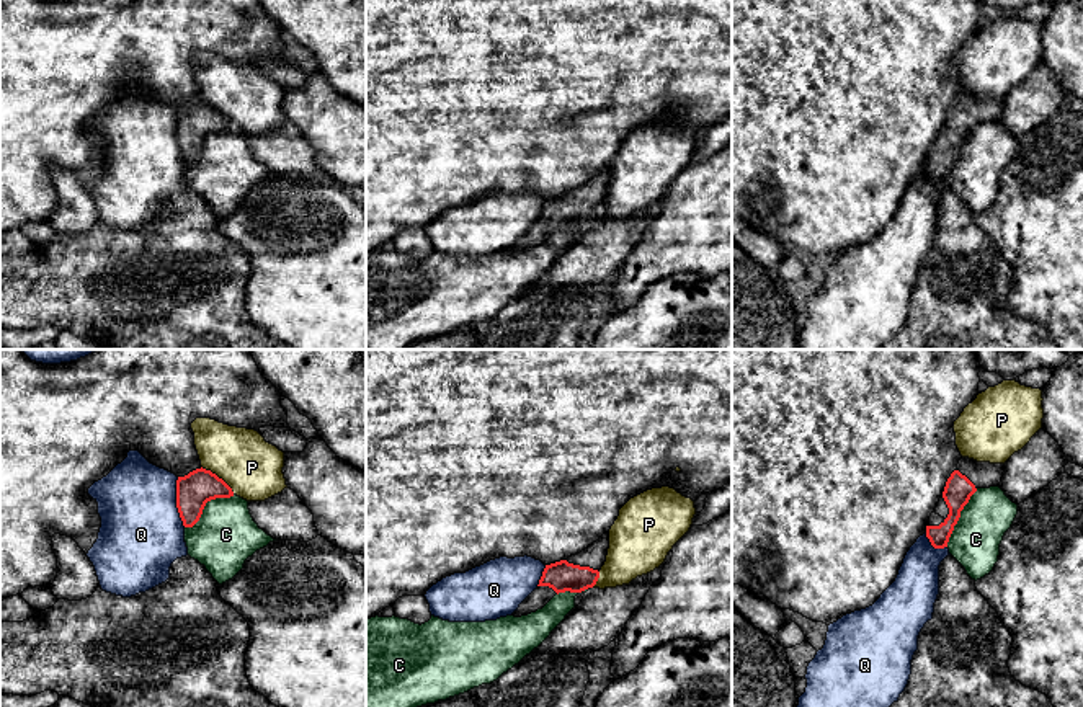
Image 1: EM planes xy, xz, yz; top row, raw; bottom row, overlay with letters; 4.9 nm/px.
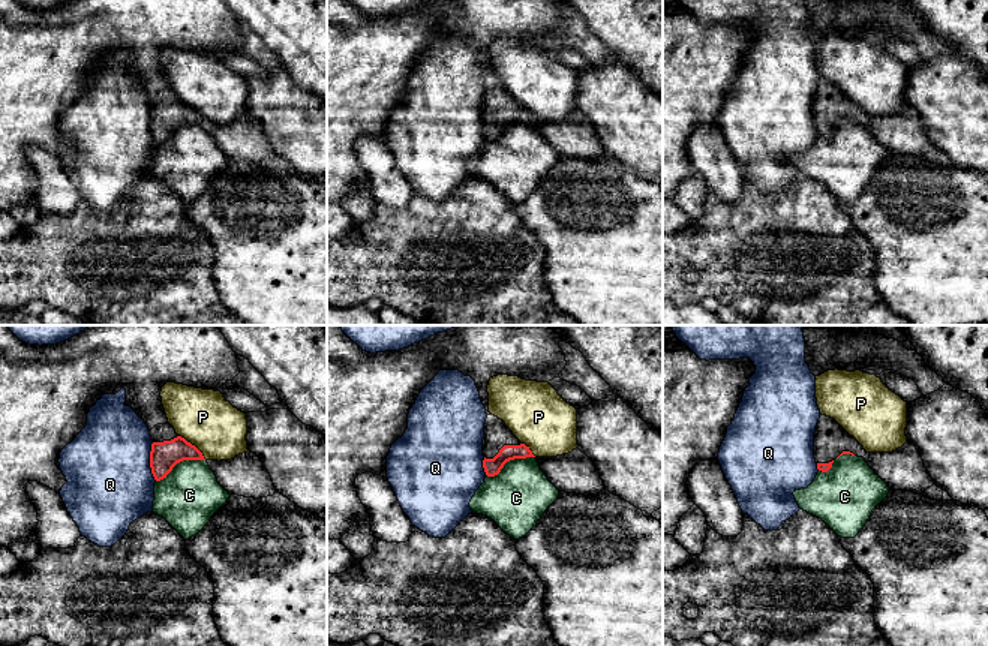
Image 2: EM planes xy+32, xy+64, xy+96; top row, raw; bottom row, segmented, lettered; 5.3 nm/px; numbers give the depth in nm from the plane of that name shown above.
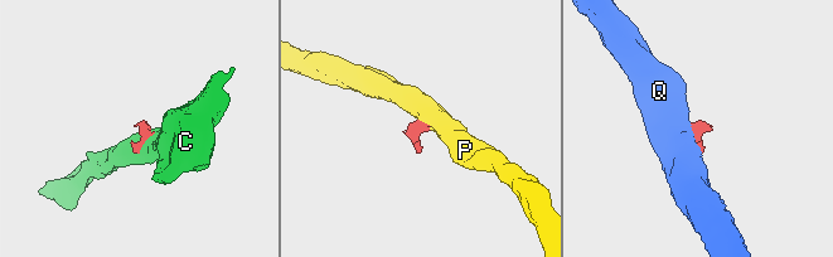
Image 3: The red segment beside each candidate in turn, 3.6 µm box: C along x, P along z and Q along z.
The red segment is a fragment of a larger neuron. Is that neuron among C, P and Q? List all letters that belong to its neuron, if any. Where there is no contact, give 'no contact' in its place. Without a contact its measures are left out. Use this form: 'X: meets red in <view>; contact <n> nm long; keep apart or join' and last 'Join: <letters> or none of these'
C: meets red in xy; contact 300 nm long; keep apart
P: meets red in xy; contact 220 nm long; keep apart
Q: meets red in xy; contact 260 nm long; keep apart
Join: none of these

